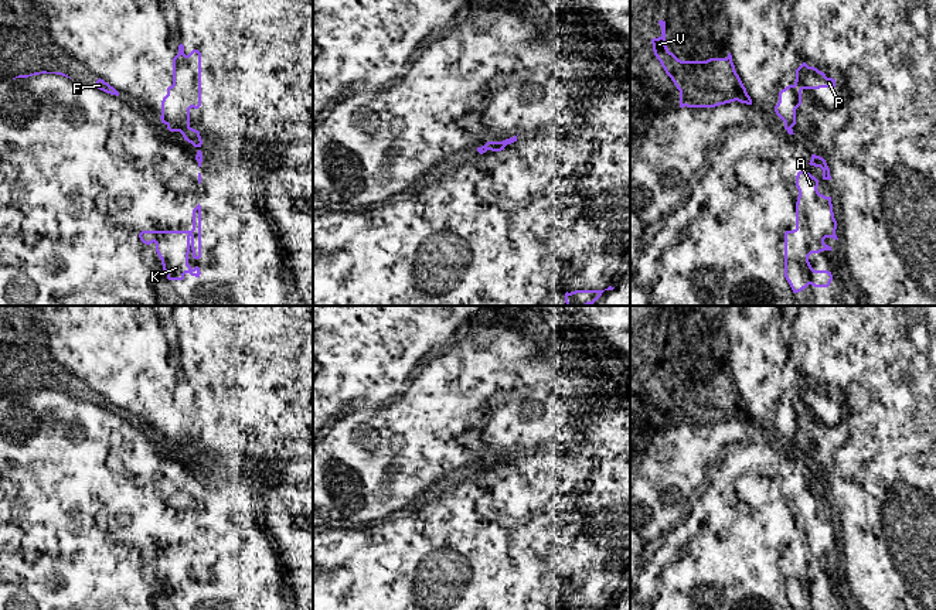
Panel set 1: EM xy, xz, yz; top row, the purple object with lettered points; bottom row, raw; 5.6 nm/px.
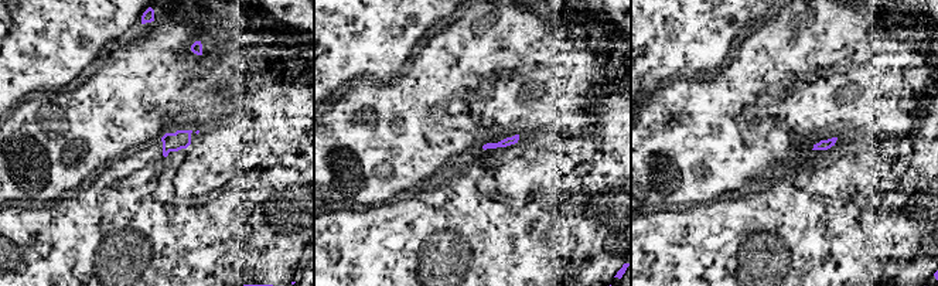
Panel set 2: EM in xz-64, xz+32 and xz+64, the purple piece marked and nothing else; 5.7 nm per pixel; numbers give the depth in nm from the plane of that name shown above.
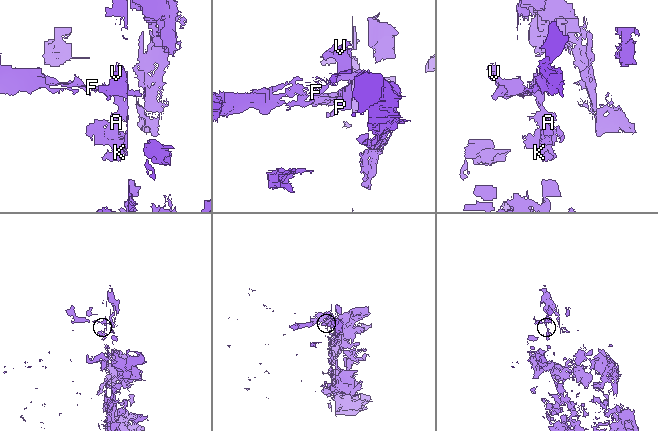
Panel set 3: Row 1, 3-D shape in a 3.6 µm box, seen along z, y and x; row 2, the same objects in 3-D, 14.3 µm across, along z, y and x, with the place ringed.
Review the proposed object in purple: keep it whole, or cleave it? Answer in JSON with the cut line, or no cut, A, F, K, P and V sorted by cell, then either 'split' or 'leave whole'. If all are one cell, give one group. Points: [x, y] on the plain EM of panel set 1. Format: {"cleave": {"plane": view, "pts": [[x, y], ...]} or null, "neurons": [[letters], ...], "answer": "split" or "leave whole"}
{"cleave": {"plane": "xz", "pts": [[506, 462], [490, 462], [477, 467]]}, "neurons": [["A", "K"], ["F", "P", "V"]], "answer": "split"}

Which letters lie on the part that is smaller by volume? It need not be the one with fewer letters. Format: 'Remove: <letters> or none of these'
Remove: F, P, V

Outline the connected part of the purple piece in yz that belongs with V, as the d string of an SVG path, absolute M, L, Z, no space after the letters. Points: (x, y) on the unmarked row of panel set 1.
M666 338L658 341L661 352L651 357L653 368L680 408L680 425L715 425L735 418L752 422L731 369L726 375L681 378L666 362Z

